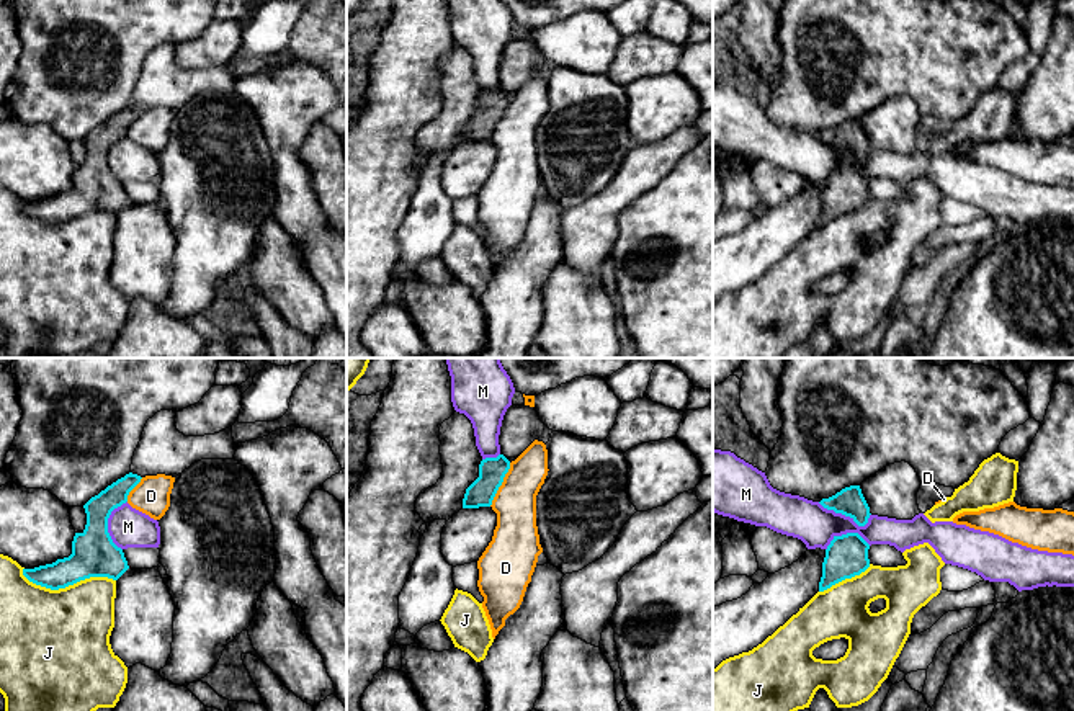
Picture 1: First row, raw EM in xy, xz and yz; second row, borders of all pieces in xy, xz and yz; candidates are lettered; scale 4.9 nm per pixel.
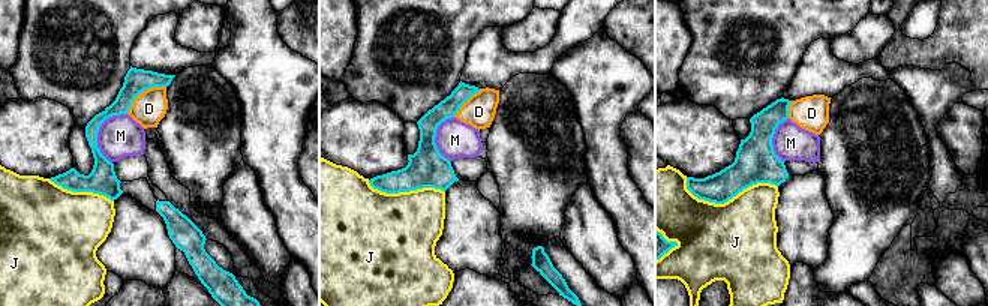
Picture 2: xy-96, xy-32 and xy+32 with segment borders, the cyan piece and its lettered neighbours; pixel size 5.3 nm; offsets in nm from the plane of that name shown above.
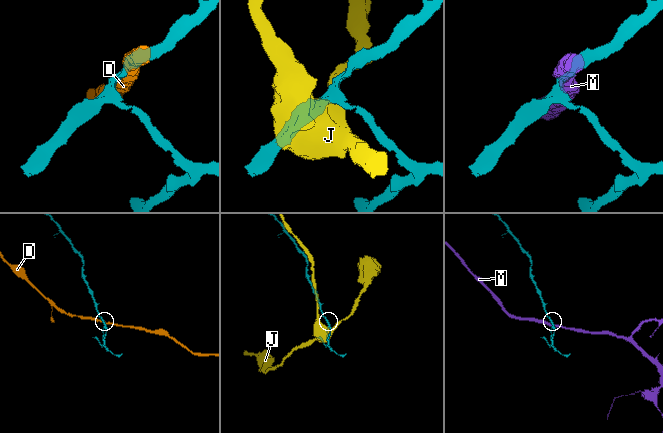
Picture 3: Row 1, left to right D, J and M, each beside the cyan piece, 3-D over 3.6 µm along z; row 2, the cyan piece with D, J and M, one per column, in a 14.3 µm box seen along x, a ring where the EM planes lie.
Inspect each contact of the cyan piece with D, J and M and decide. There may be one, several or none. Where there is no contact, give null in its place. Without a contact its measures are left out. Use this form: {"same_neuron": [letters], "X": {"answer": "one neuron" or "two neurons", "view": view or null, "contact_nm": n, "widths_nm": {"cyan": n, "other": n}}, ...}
{"same_neuron": [], "D": {"answer": "two neurons", "view": "xz", "contact_nm": 240, "widths_nm": {"cyan": 140, "other": 200}}, "J": {"answer": "two neurons", "view": "xy", "contact_nm": 460, "widths_nm": {"cyan": 220, "other": 460}}, "M": {"answer": "two neurons", "view": "yz", "contact_nm": 280, "widths_nm": {"cyan": 140, "other": 200}}}

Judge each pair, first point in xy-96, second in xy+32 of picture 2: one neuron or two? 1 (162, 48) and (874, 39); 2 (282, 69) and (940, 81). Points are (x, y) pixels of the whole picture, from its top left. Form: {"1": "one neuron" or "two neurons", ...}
{"1": "two neurons", "2": "one neuron"}

